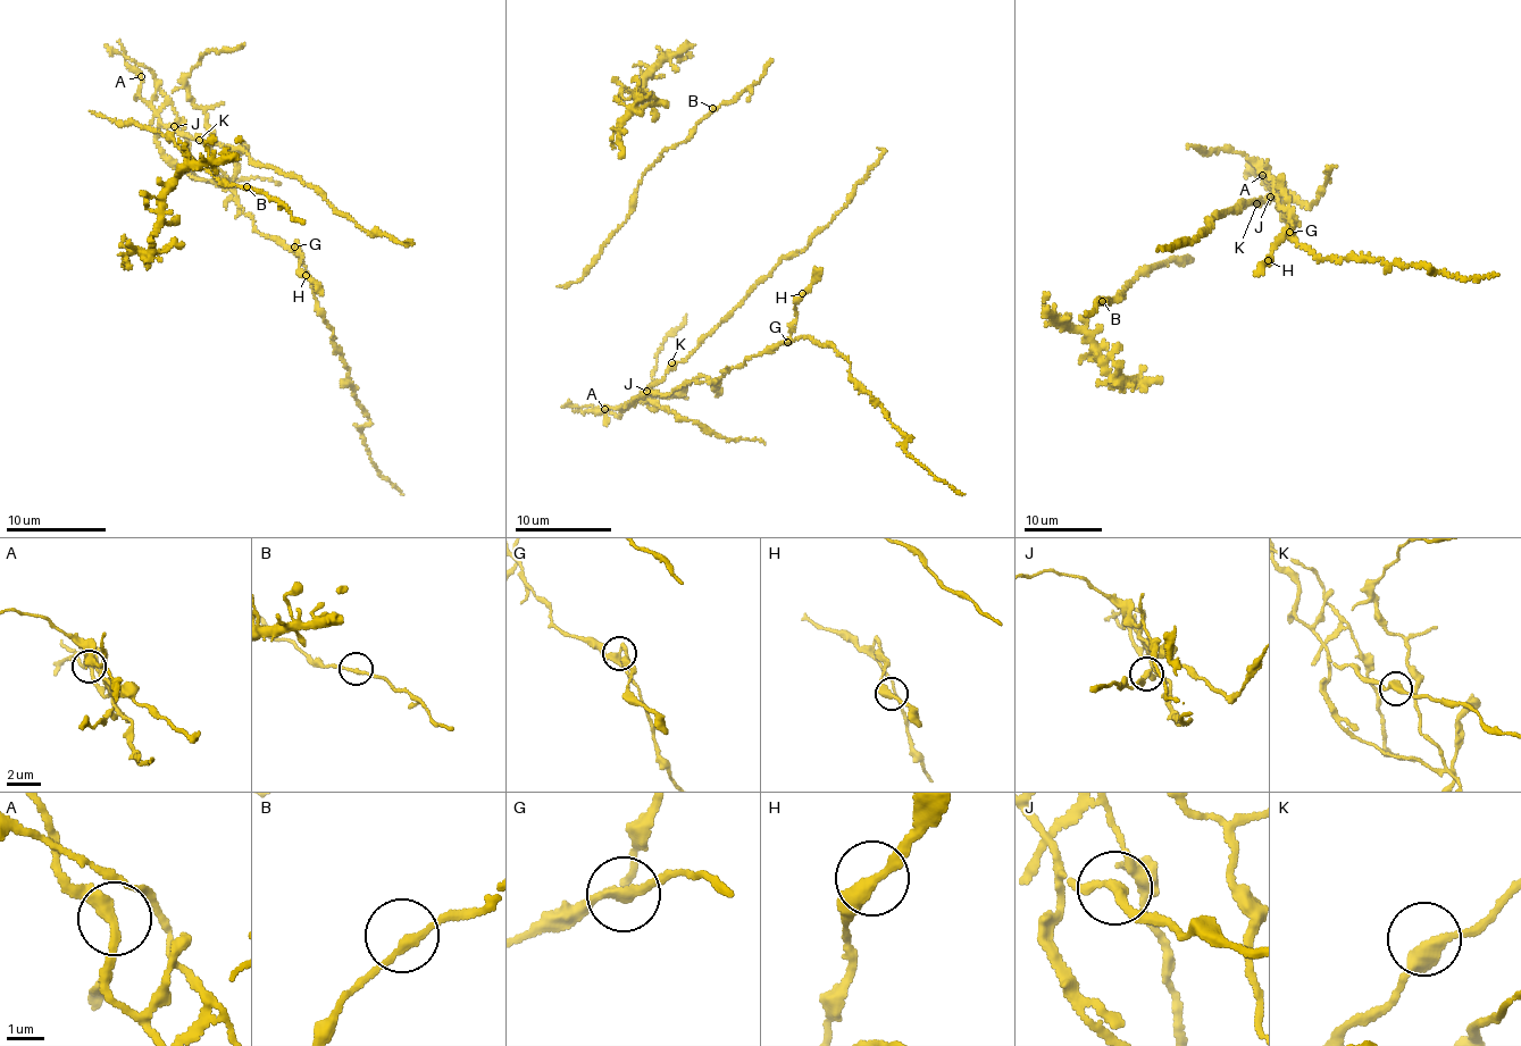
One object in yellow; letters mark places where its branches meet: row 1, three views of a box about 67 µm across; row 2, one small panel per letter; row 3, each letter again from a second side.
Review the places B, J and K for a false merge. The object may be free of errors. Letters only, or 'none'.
J

